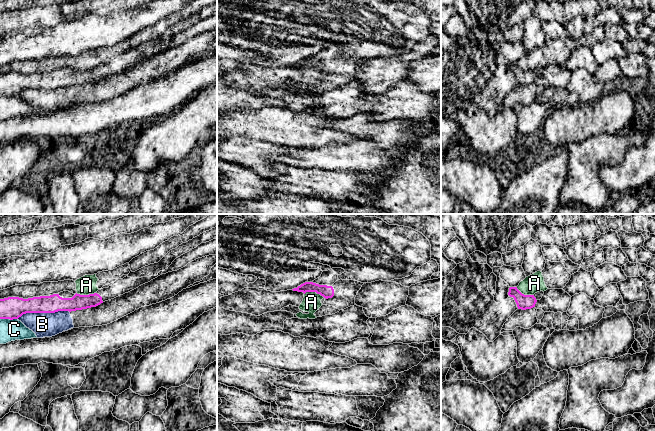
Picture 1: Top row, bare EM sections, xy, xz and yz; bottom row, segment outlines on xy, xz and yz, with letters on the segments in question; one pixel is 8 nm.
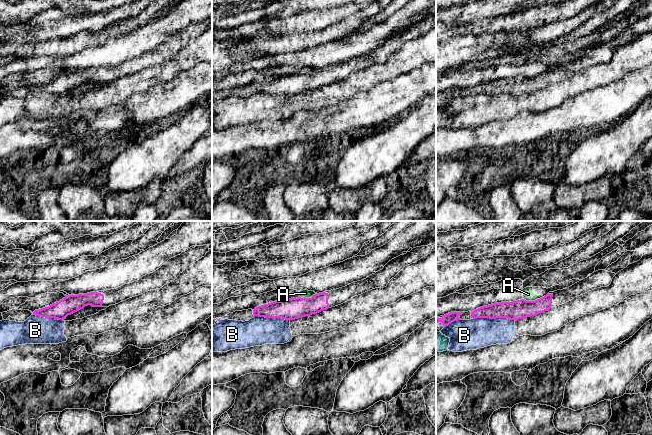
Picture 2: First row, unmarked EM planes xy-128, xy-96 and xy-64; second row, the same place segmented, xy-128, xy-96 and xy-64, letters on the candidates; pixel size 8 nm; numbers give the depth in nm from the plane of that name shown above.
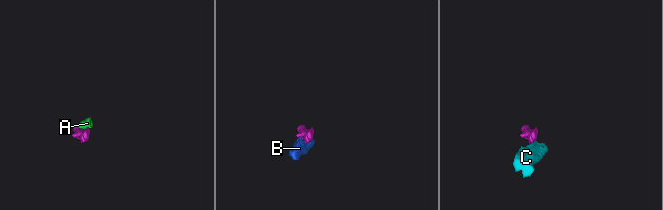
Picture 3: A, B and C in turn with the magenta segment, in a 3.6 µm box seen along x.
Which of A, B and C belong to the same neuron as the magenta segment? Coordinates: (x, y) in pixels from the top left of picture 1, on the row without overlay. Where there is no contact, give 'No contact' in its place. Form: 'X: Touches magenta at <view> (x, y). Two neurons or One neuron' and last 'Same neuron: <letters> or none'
A: Touches magenta at xz (314, 67). Two neurons
B: Touches magenta at xy (43, 88). Two neurons
C: Touches magenta at xy (9, 94). Two neurons
Same neuron: none

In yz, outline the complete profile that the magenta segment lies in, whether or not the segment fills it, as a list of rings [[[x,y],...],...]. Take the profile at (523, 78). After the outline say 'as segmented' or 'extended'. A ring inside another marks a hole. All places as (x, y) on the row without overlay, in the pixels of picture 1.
[[[510,63],[508,71],[513,73],[518,85],[526,86],[535,83],[535,80],[543,72],[544,68],[539,67],[534,71],[524,71],[522,70],[517,63]]]; extended

